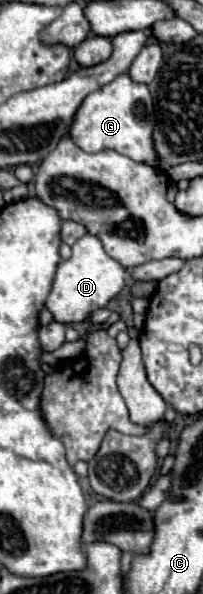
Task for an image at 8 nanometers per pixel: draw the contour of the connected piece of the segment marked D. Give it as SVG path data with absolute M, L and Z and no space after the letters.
M85 234L85 238L79 238L73 244L73 256L59 262L45 306L51 310L57 322L85 322L93 310L107 306L107 302L123 290L123 282L125 268L105 252L103 242L97 236Z

